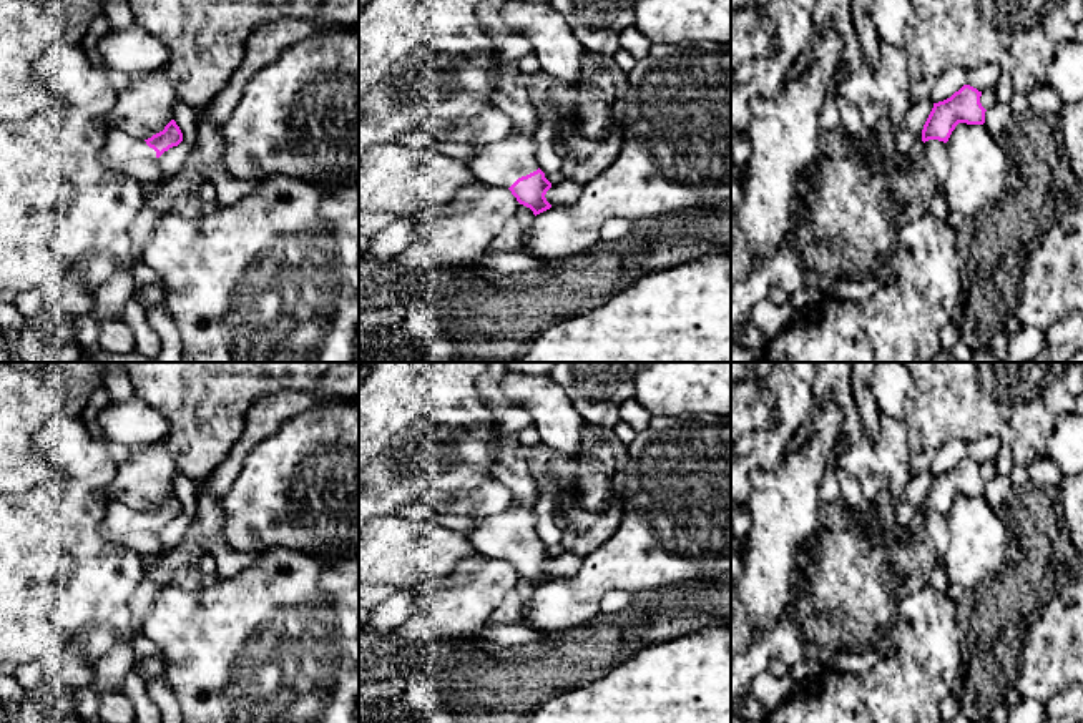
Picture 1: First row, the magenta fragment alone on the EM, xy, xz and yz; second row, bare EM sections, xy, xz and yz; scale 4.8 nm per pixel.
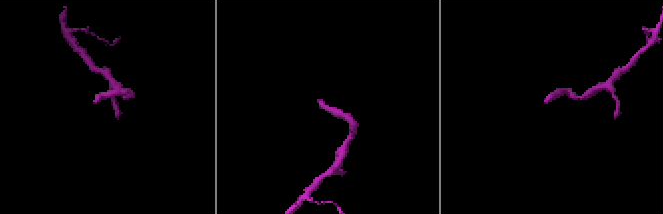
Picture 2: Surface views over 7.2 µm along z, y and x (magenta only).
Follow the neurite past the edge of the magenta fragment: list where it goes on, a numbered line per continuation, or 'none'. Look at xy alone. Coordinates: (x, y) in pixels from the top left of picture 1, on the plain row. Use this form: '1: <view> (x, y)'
1: xy (120, 519)

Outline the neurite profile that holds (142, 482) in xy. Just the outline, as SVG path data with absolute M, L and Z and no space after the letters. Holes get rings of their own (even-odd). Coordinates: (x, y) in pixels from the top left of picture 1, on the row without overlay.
M164 439L133 449L105 490L106 504L120 502L138 512L148 512L173 492L178 470Z

